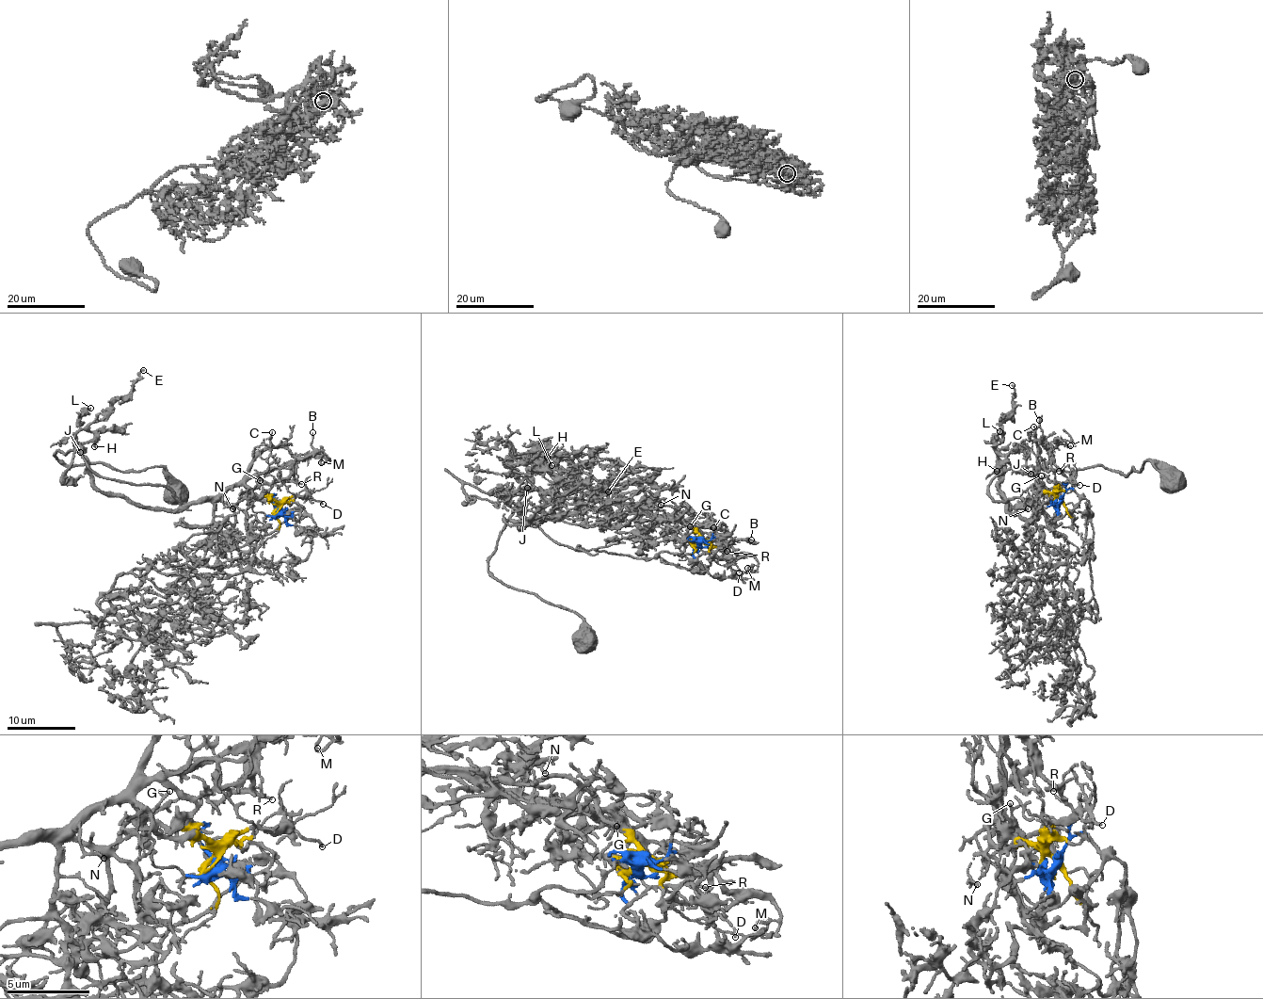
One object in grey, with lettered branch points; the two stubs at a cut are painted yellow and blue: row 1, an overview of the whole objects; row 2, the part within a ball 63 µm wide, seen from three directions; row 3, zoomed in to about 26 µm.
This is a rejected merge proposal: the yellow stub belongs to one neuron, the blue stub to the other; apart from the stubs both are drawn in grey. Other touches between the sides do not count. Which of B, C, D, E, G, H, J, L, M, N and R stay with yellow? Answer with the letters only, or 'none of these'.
B, C, D, E, G, H, J, L, M, N, R

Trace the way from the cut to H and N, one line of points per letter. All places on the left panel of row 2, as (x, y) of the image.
H: (276, 511), (274, 502), (246, 497), (183, 505), (161, 485), (107, 479), (79, 446), (93, 438), (93, 447)
N: (276, 511), (276, 504), (268, 499), (246, 497), (226, 504), (220, 495), (223, 503), (232, 508)

